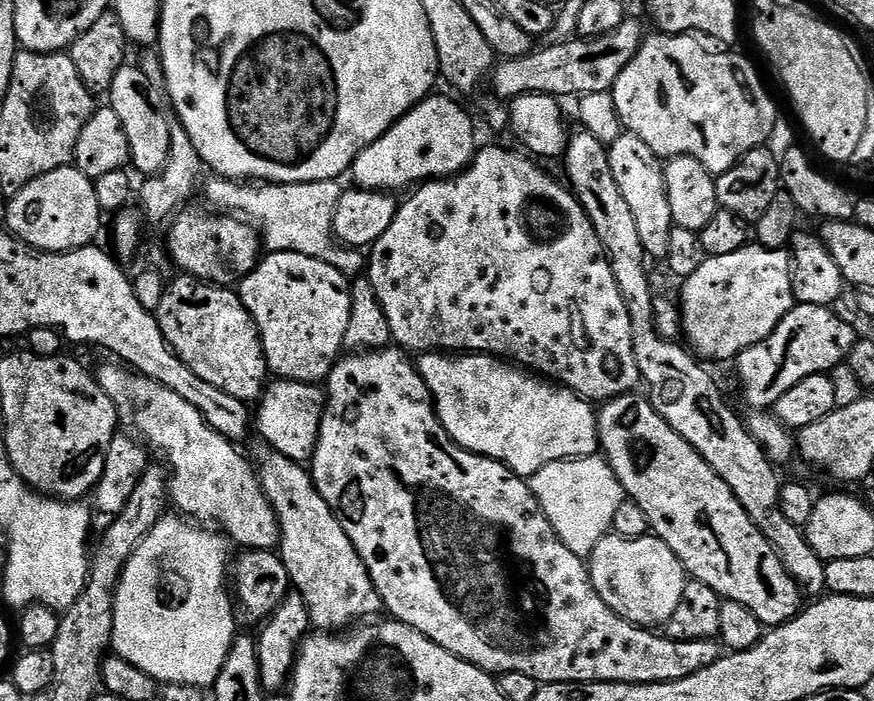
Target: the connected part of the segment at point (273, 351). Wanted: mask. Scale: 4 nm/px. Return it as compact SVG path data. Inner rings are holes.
M268 252L256 269L240 281L238 295L244 303L244 309L258 326L264 357L268 360L268 371L273 377L314 385L327 381L332 367L341 359L346 326L350 326L352 285L349 277L334 270L334 266L326 261L310 258L306 254Z

